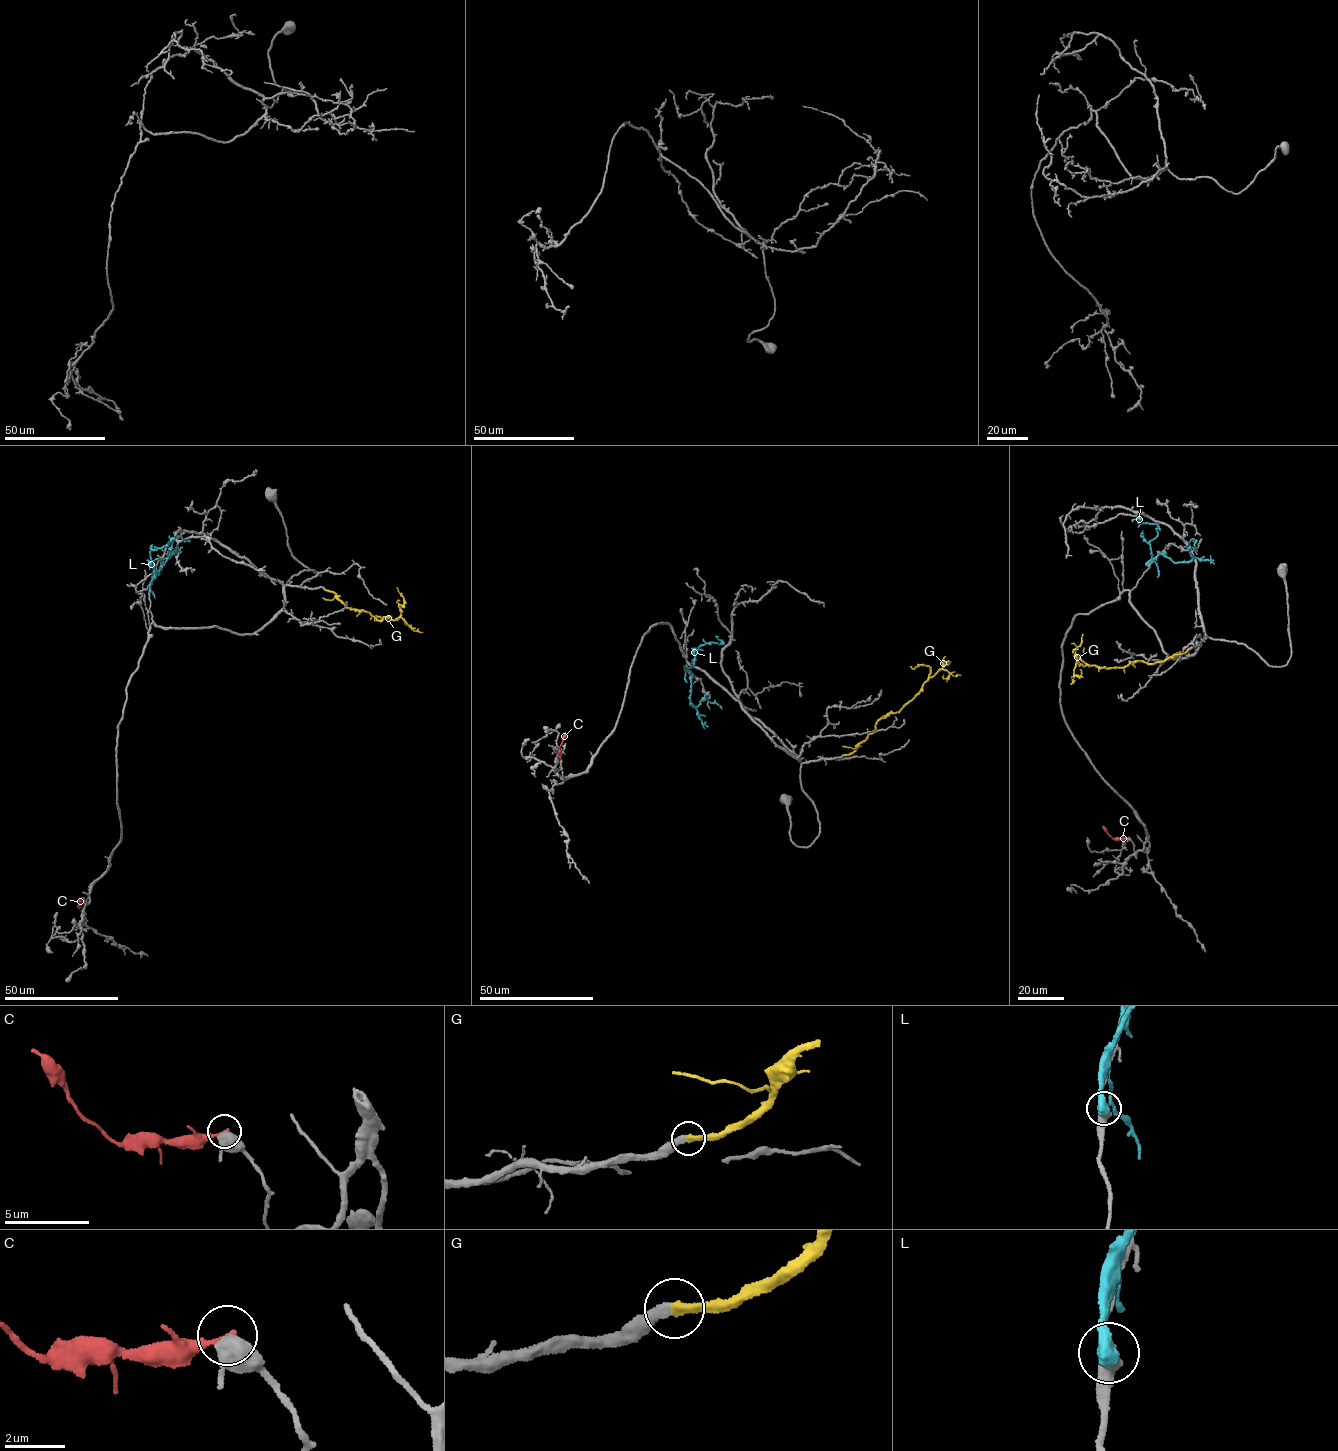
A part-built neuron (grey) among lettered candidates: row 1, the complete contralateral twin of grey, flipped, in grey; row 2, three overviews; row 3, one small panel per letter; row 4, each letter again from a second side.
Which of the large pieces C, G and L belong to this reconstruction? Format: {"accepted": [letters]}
{"accepted": ["G"]}

